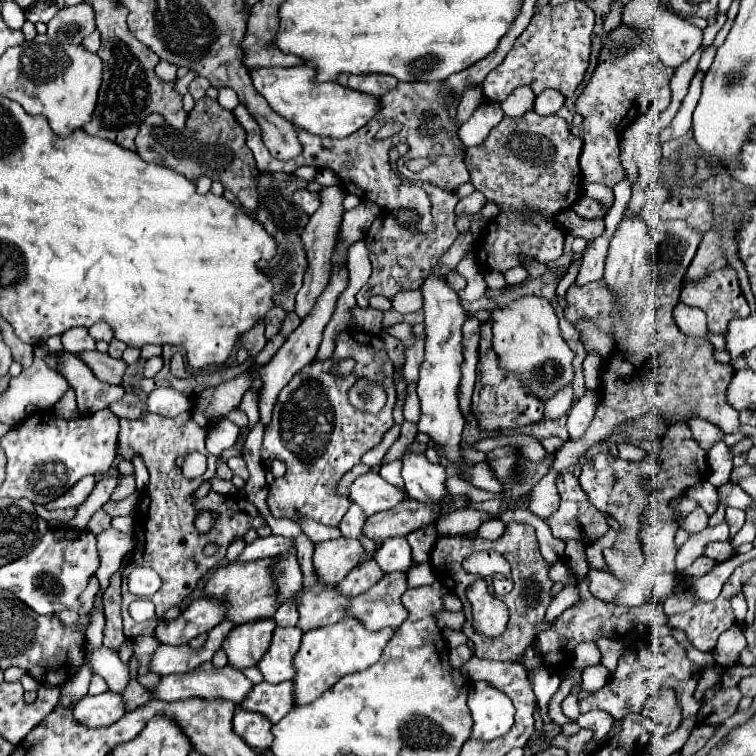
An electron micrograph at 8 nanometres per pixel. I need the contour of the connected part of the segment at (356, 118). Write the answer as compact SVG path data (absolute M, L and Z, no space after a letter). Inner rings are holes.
M300 64L294 68L258 68L250 70L256 90L266 98L274 112L284 116L294 126L330 138L346 138L360 130L376 114L378 98L364 96L364 92L352 92L336 82L332 84L312 84L312 68ZM326 132L326 134L322 134Z

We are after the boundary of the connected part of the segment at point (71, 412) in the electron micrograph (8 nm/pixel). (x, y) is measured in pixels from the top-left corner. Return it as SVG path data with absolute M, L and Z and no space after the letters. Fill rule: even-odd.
M70 388L70 390L60 398L60 402L56 404L56 414L62 416L62 418L68 418L68 420L80 416L80 414L78 414L78 408L76 408L76 396L74 396L74 390L72 390L72 388Z

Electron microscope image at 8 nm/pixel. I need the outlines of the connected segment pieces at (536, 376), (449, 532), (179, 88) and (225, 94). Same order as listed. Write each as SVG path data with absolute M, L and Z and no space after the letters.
M522 296L510 302L506 308L492 310L492 322L494 350L498 354L500 366L518 372L524 380L524 386L540 400L548 400L560 388L574 380L574 352L564 342L558 328L556 312L546 298Z
M462 508L462 510L454 510L452 514L440 518L436 522L436 532L438 536L456 536L456 534L468 534L480 528L480 524L492 520L494 516L482 510L474 510L474 508Z
M189 71L184 77L174 80L174 92L178 92L180 96L184 96L188 92L188 84L197 76L194 71Z
M220 88L218 102L220 102L226 110L234 110L234 108L240 104L240 100L238 100L236 92L234 92L234 90L230 90L230 88Z

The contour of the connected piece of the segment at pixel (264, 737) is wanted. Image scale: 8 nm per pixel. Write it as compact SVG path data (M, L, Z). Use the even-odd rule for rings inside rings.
M238 708L232 720L232 730L236 736L240 736L250 748L268 750L272 744L272 724L266 716L260 716L258 712L248 712Z

